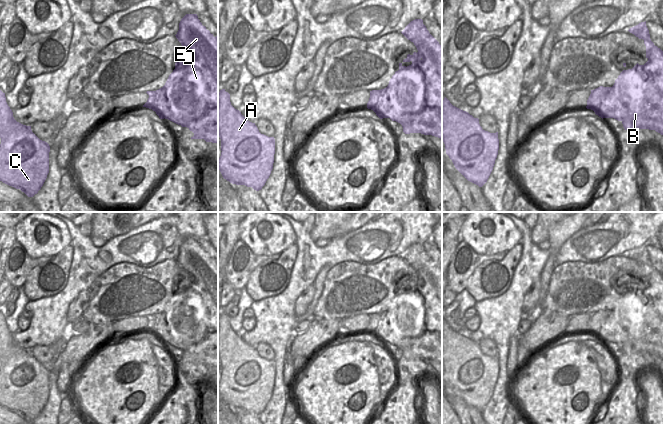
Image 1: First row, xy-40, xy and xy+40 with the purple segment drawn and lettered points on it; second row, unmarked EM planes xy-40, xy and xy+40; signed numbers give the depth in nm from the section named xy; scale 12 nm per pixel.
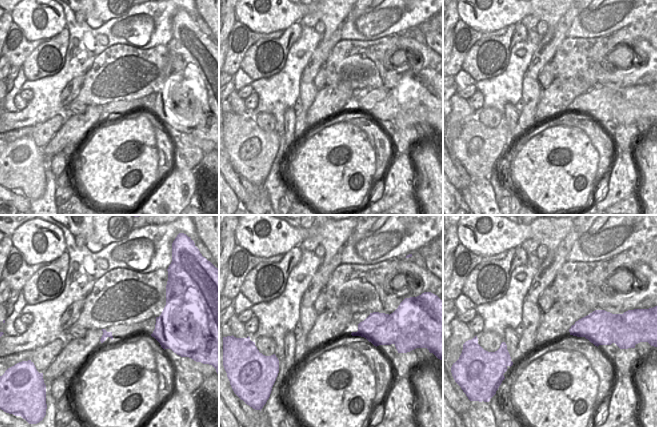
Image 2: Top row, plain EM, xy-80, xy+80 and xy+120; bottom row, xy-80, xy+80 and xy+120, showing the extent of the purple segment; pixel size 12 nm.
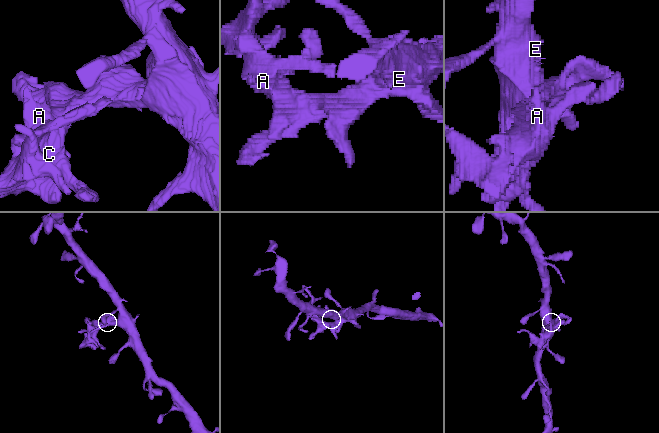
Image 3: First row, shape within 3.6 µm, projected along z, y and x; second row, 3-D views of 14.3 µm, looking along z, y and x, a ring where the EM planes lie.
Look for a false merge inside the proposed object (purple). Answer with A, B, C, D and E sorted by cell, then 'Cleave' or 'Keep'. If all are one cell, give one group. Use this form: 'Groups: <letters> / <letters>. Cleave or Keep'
Groups: A C / B D E. Cleave

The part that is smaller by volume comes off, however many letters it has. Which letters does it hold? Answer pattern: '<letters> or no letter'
A, C

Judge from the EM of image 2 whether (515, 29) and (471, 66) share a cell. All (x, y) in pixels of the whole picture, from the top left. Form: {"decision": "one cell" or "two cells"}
{"decision": "one cell"}

